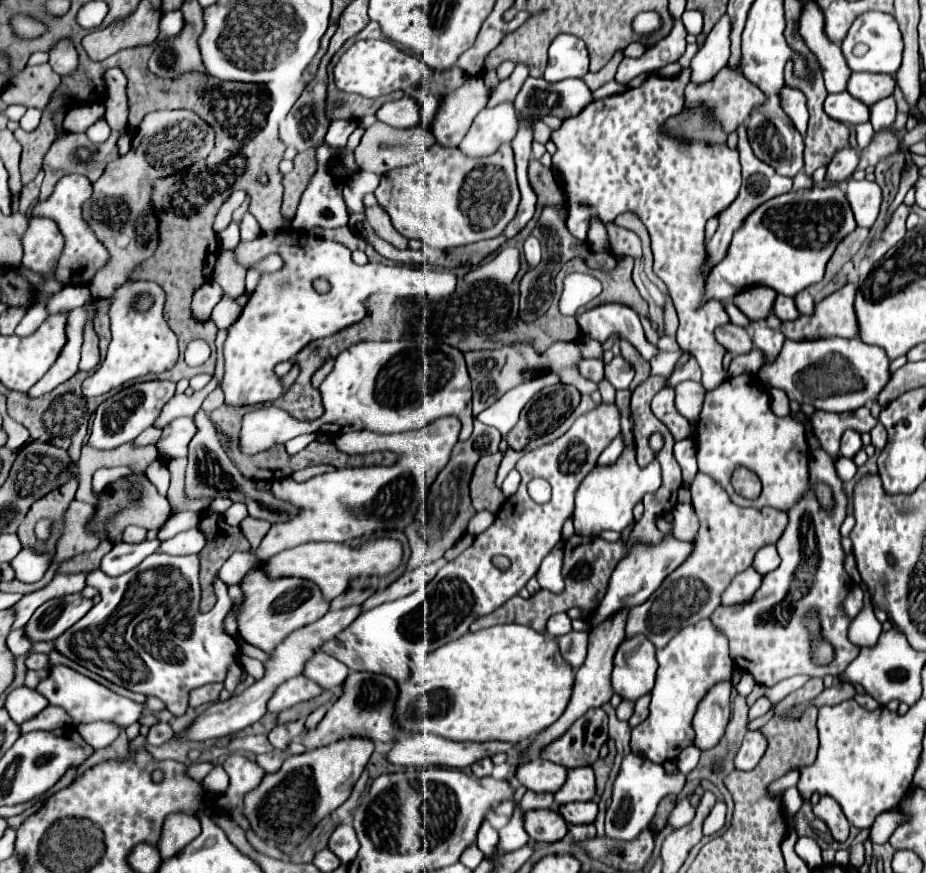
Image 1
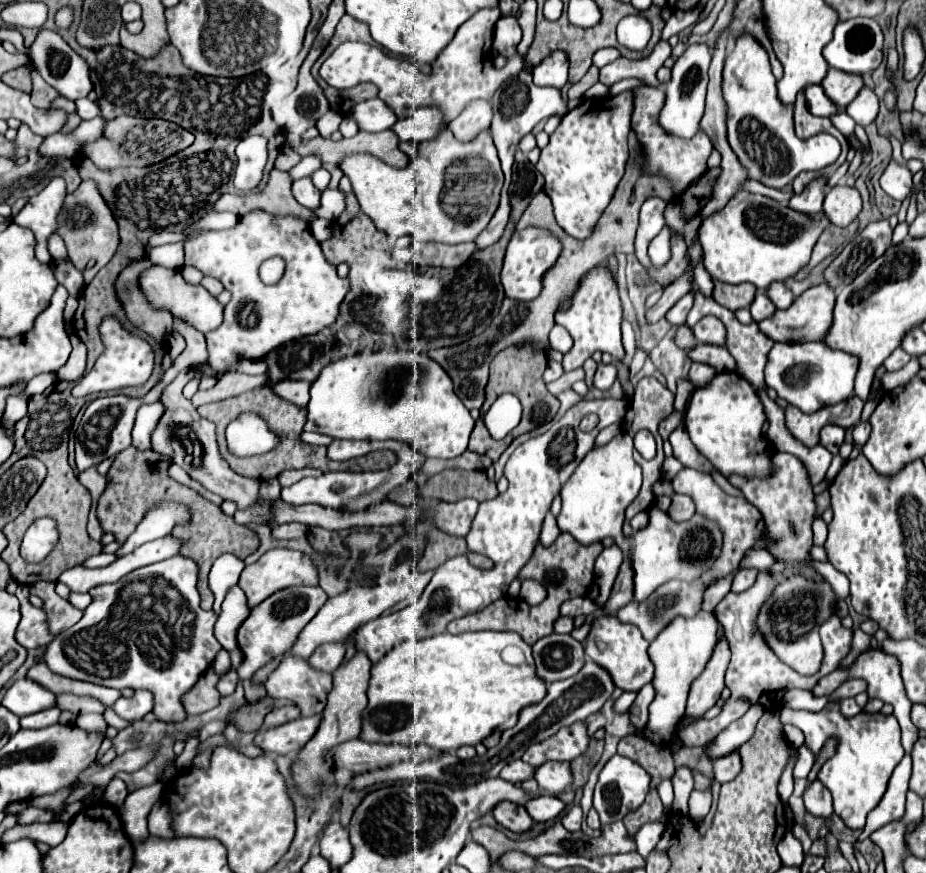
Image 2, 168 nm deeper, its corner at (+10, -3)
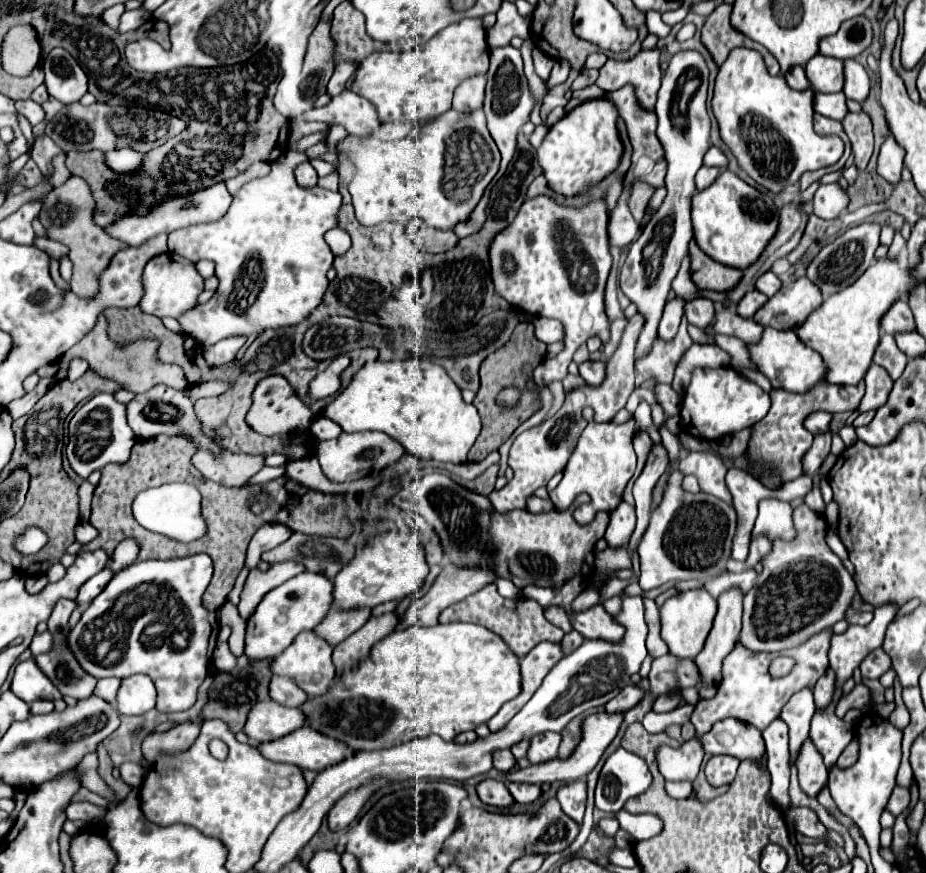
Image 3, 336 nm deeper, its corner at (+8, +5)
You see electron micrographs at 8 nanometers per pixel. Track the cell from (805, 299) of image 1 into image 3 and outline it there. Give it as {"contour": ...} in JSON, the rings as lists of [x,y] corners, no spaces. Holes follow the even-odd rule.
{"contour":[[[774,272],[762,274],[762,276],[758,278],[758,282],[756,282],[756,290],[760,290],[762,294],[766,294],[768,298],[772,298],[780,288],[782,288],[782,282],[778,280],[778,276],[776,276]]]}

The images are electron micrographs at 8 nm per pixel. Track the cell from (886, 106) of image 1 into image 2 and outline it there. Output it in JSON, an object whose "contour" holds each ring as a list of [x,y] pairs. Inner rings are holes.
{"contour":[[[864,86],[864,88],[858,92],[858,96],[846,106],[846,112],[848,112],[848,116],[854,118],[856,124],[868,126],[868,124],[872,124],[872,122],[876,120],[876,116],[878,116],[878,104],[880,104],[880,102],[878,102],[876,94],[874,94],[868,86]]]}

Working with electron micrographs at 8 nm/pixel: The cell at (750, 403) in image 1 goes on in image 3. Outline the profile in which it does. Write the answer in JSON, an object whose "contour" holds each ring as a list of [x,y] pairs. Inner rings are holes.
{"contour":[[[698,368],[682,400],[682,430],[700,440],[720,440],[760,422],[770,408],[770,396],[734,368]]]}

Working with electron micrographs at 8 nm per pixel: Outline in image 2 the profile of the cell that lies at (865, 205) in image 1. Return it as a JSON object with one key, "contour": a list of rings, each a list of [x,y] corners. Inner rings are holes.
{"contour":[[[846,184],[834,186],[824,198],[824,216],[834,226],[848,226],[862,210],[862,198],[856,188]]]}

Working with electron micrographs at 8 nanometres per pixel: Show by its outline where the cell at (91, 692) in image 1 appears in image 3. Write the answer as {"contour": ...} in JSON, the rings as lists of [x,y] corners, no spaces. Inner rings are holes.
{"contour":[[[134,674],[118,690],[118,712],[124,716],[144,714],[156,706],[156,688],[150,676]]]}

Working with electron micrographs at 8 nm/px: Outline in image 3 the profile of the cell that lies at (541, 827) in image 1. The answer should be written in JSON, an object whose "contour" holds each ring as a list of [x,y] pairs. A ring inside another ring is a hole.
{"contour":[[[484,780],[478,786],[478,796],[484,804],[496,806],[496,808],[510,808],[514,804],[512,794],[508,792],[506,784],[500,780]]]}

